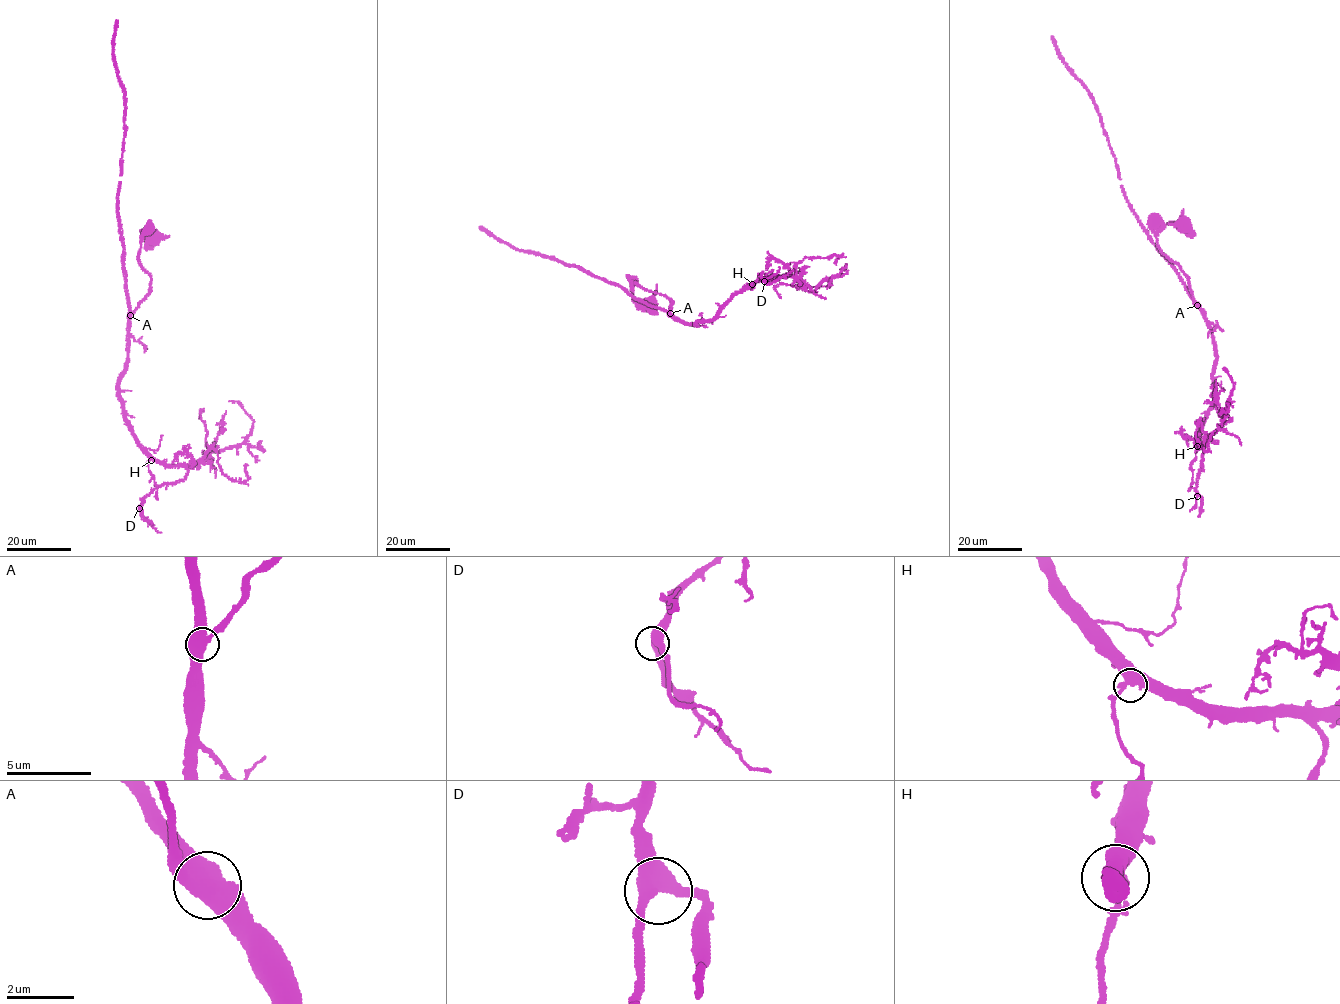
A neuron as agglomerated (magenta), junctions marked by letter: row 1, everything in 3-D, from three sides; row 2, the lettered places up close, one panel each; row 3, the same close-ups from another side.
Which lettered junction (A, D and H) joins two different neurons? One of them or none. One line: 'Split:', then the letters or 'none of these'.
Split: none of these

